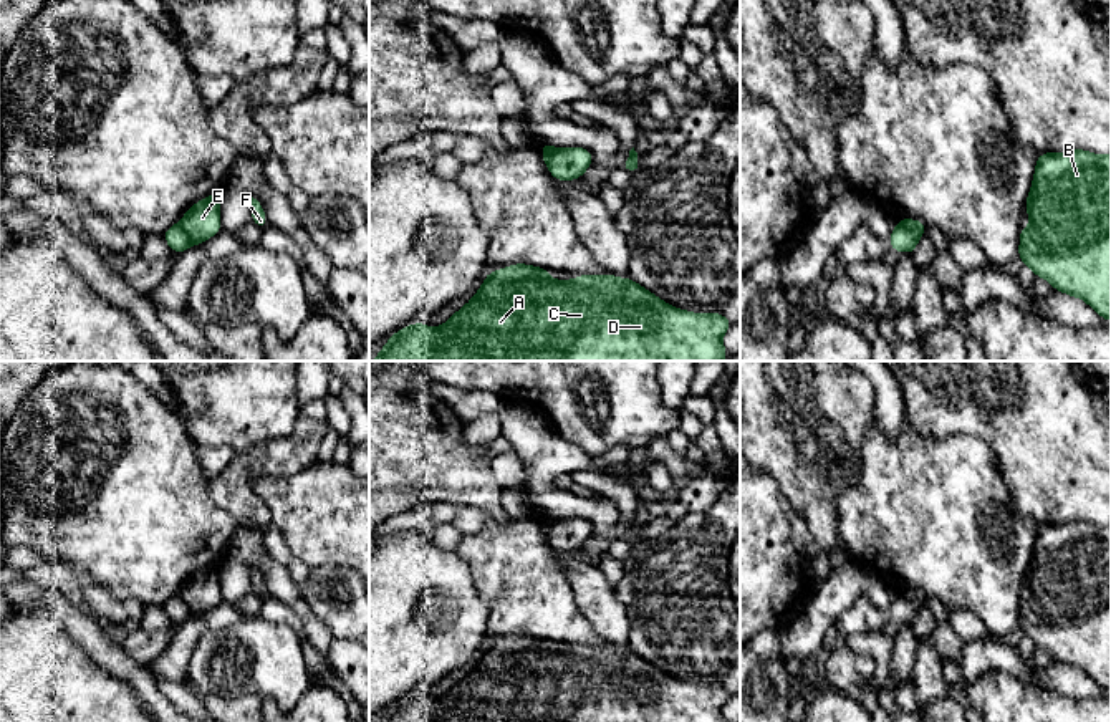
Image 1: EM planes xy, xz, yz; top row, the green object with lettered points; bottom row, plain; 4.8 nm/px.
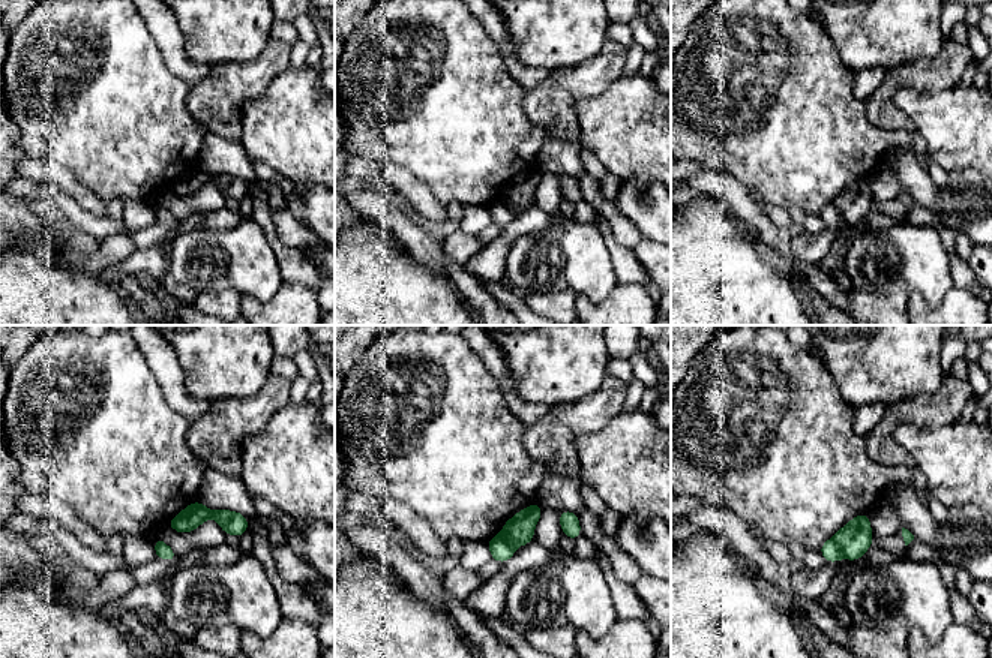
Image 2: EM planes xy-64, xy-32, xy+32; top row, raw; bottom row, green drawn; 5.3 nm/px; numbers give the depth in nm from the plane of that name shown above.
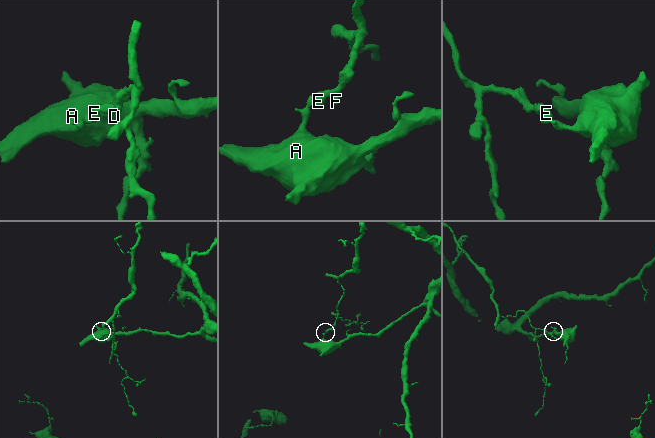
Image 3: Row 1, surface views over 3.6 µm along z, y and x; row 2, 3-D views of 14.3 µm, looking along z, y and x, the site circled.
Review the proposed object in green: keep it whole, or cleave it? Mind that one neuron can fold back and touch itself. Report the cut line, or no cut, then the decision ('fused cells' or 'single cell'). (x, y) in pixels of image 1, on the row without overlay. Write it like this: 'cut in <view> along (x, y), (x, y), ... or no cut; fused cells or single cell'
cut in xy along (179, 593), (194, 615); fused cells

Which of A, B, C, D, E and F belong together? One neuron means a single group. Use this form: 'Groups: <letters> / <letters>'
Groups: A B C D / E F

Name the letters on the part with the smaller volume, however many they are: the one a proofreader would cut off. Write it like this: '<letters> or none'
E, F

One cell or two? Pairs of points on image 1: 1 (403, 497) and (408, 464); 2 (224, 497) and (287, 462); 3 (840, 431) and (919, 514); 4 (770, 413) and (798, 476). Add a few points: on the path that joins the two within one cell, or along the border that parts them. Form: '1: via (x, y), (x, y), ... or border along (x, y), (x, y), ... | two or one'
1: border along (386, 489), (431, 489), (442, 497) | two
2: via (237, 479), (242, 467), (249, 462), (269, 462) | one
3: border along (875, 416), (861, 447), (861, 477), (845, 489) | two
4: via (785, 428), (790, 433), (790, 442), (798, 461) | one

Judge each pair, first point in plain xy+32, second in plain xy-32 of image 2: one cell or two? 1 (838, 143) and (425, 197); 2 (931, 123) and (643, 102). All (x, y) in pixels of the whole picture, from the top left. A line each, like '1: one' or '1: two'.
1: two
2: one

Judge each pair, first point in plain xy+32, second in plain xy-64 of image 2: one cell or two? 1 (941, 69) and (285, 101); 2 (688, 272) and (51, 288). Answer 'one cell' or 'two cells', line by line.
1: two cells
2: one cell

